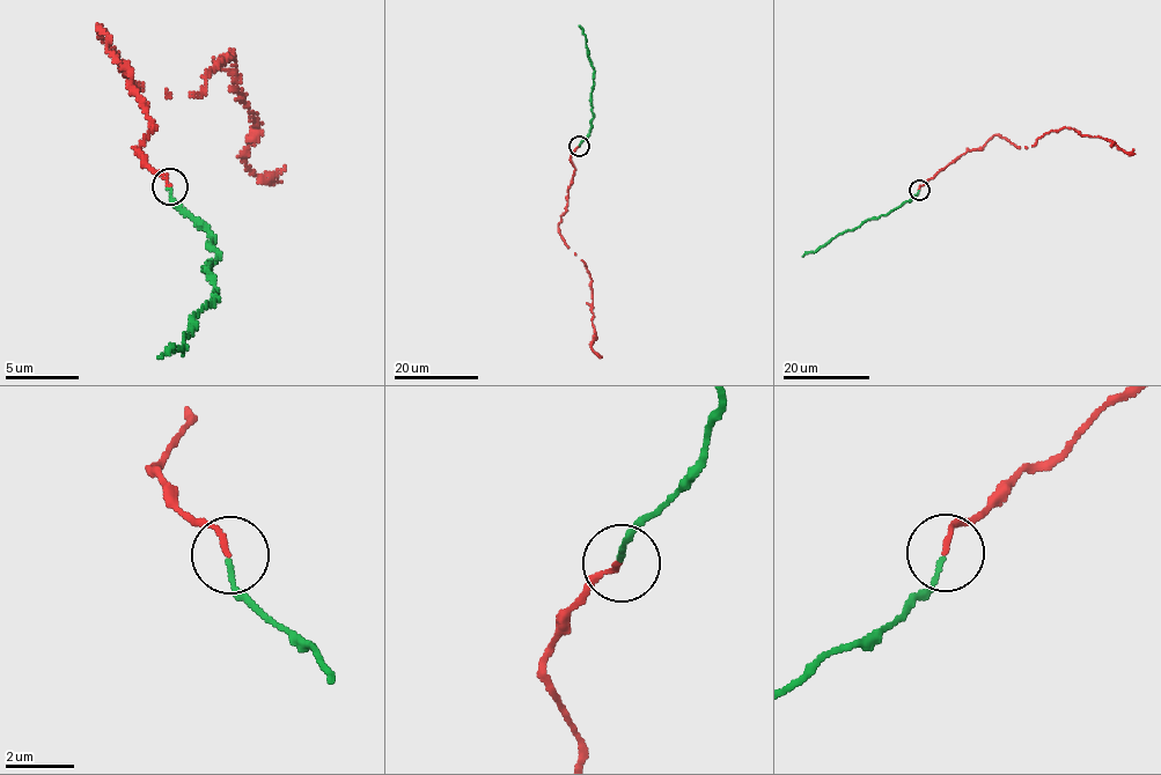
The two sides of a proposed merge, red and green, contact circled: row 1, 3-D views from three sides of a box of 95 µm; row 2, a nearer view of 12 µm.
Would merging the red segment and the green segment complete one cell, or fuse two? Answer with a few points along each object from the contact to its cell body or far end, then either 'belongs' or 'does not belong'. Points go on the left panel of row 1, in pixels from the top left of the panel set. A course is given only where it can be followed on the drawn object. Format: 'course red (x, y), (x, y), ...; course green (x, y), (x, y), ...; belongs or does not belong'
course red (170, 185), (97, 28), (136, 82), (193, 97), (230, 53), (245, 162), (285, 167); course green (170, 190), (212, 236), (217, 258), (207, 270), (218, 288), (193, 312), (182, 352), (169, 347), (158, 356); belongs

